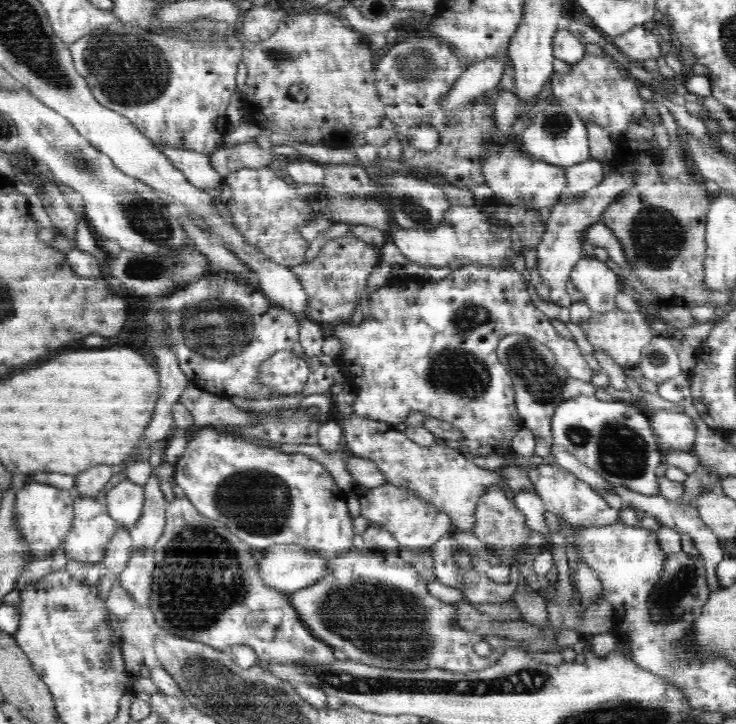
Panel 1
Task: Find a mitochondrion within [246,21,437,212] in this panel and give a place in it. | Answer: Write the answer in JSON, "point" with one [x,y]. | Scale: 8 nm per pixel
{"point":[276,55]}

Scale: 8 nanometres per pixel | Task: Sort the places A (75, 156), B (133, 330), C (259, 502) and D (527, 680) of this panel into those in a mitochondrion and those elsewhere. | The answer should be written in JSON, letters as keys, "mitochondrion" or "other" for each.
{"A":"mitochondrion","B":"other","C":"mitochondrion","D":"mitochondrion"}

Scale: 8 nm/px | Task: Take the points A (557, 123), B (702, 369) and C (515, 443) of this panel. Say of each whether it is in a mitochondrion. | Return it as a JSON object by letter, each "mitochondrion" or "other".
{"A":"mitochondrion","B":"other","C":"other"}

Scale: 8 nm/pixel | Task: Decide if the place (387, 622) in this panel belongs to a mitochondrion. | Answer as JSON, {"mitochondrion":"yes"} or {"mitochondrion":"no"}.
{"mitochondrion":"yes"}

